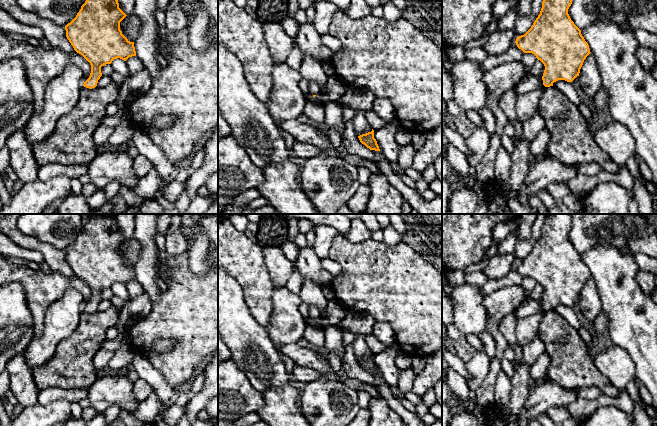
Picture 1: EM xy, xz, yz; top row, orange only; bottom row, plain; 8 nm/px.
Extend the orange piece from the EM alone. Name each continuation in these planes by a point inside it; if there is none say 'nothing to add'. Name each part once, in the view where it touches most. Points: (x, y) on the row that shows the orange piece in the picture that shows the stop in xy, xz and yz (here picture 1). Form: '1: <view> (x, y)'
1: yz (527, 103)

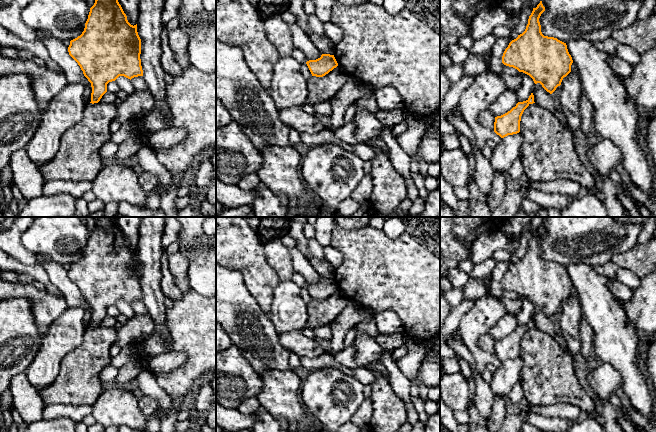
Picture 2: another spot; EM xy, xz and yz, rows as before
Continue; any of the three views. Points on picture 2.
nothing to add

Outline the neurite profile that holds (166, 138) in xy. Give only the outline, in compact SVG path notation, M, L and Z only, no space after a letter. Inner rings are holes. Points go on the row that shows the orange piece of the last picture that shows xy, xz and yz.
M166 128L150 132L144 137L144 144L152 150L161 150L174 147L183 142L187 137L187 131L182 128Z

